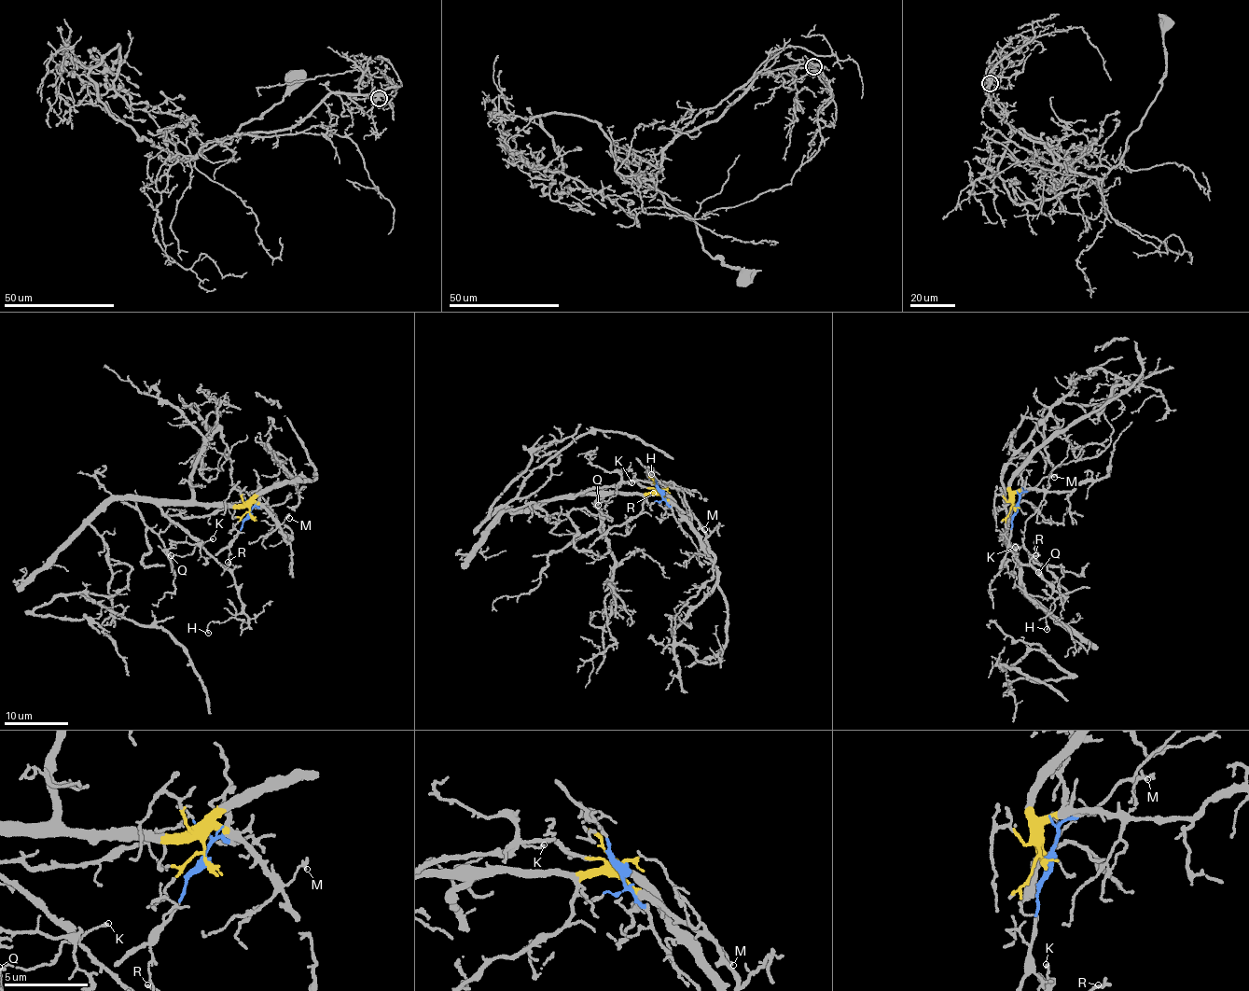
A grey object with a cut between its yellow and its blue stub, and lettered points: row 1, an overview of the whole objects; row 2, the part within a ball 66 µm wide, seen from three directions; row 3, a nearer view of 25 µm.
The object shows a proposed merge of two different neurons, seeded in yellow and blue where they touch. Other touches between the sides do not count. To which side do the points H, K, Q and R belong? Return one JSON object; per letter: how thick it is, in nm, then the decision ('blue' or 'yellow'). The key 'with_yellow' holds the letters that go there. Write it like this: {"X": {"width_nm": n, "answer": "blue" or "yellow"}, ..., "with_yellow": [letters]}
{"H": {"width_nm": 140, "answer": "yellow"}, "K": {"width_nm": 140, "answer": "yellow"}, "Q": {"width_nm": 90, "answer": "yellow"}, "R": {"width_nm": 120, "answer": "yellow"}, "with_yellow": ["H", "K", "Q", "R"]}

